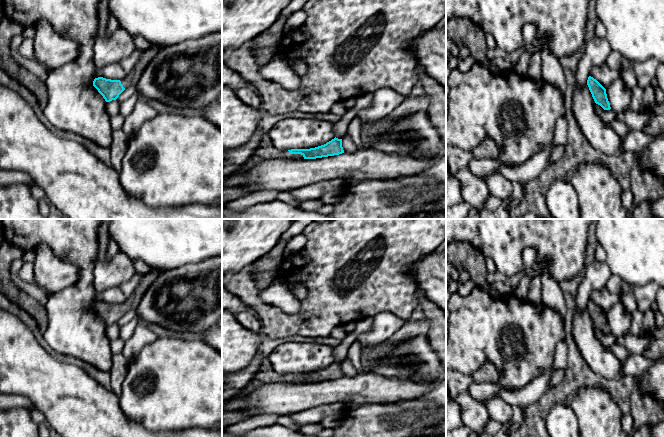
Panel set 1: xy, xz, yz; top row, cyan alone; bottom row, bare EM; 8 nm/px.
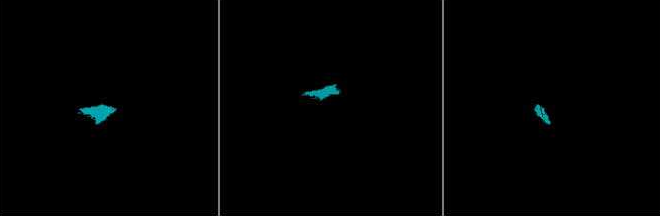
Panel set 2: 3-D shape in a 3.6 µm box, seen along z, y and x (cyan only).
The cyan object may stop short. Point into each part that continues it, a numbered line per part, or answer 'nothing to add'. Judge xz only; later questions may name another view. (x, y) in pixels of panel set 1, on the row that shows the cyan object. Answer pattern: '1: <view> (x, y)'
1: xz (266, 150)

